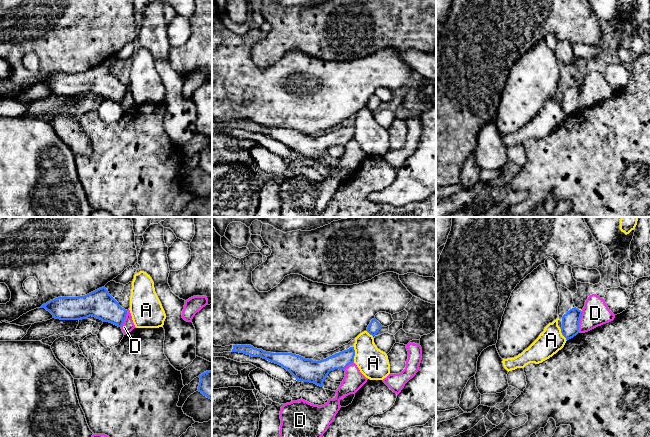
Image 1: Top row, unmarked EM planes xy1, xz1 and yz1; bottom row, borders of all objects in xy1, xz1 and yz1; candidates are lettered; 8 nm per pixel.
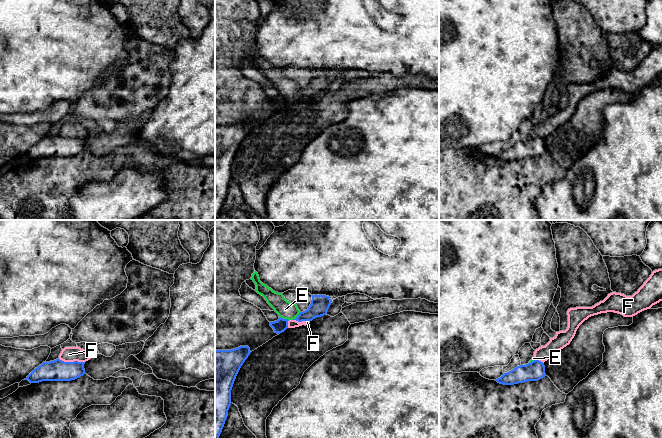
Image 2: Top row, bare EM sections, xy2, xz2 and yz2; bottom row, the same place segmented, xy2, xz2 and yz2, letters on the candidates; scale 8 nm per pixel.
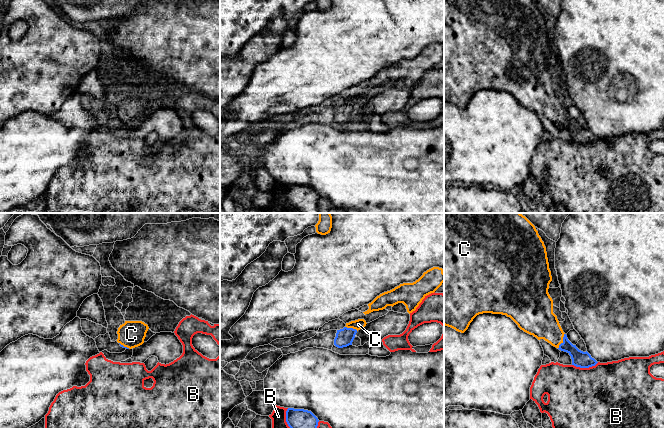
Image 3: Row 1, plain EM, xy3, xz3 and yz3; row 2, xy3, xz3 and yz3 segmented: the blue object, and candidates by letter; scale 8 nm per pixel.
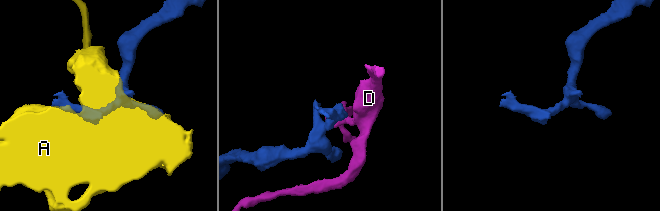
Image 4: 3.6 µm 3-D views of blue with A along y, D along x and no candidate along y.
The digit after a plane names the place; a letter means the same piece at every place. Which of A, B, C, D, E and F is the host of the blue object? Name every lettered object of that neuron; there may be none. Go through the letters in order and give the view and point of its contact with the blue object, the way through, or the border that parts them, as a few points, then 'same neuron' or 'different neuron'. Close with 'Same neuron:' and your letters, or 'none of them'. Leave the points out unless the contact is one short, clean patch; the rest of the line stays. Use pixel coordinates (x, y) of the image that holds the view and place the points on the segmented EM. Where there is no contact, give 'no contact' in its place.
A: contact xz1 (354, 354); different neuron
B: contact yz3 (585, 367); different neuron
C: contact yz3 (563, 341); way yz3 (581, 359), (563, 341), (540, 321); same neuron
D: contact yz1 (579, 321); border yz1 (582, 311), (578, 332); different neuron
E: contact xz2 (284, 319); border xz2 (279, 316), (288, 320); different neuron
F: contact xy2 (72, 362); border xy2 (59, 358), (64, 361), (84, 362); different neuron
Same neuron: C

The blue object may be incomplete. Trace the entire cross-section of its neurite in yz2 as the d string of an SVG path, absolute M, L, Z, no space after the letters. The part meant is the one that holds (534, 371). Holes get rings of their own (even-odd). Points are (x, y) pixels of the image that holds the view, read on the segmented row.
M535 359L531 363L517 366L513 370L504 373L495 381L504 385L514 385L527 381L538 381L545 376L544 363Z

